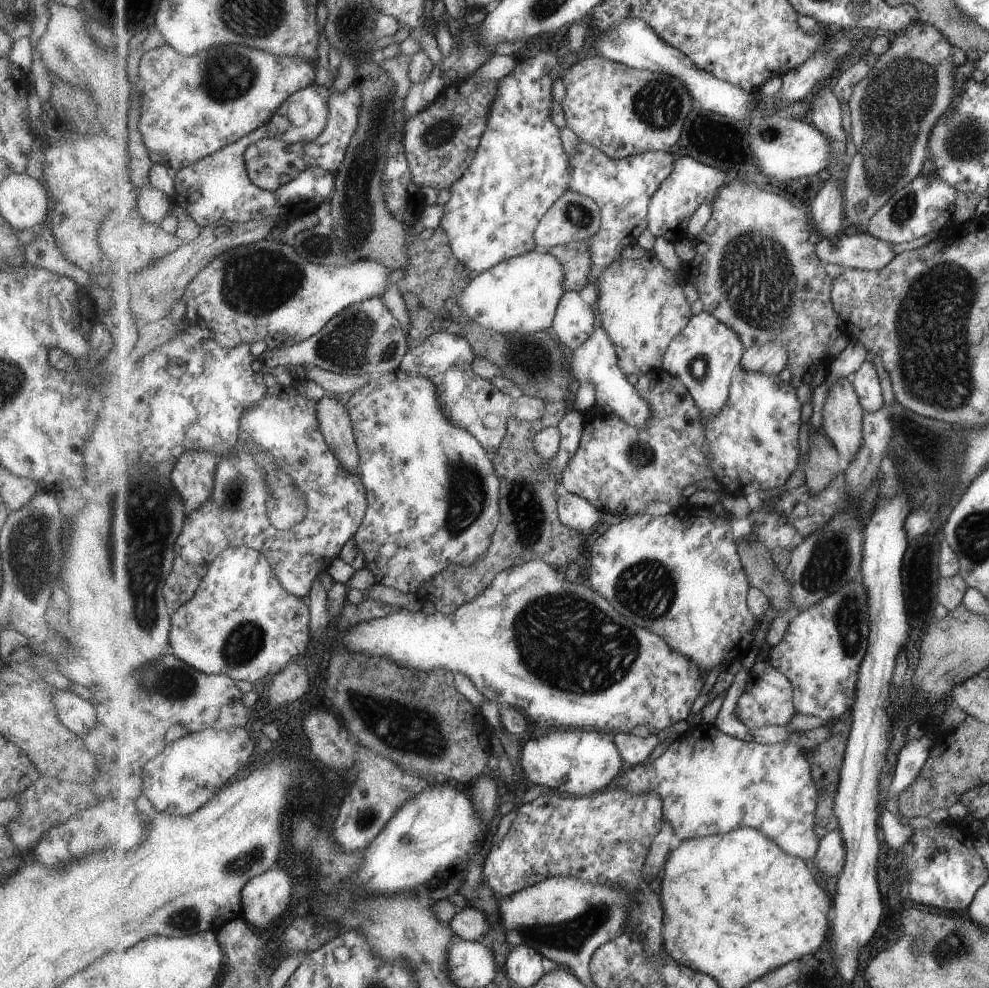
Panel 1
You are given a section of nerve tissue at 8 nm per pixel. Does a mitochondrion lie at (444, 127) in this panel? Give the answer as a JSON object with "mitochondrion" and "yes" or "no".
{"mitochondrion":"yes"}

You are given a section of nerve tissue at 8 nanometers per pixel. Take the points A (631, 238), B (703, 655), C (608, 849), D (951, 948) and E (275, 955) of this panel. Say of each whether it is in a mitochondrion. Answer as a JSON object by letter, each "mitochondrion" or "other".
{"A":"other","B":"other","C":"mitochondrion","D":"mitochondrion","E":"other"}

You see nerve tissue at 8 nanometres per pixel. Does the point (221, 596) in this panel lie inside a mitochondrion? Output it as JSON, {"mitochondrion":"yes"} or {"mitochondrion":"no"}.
{"mitochondrion":"no"}

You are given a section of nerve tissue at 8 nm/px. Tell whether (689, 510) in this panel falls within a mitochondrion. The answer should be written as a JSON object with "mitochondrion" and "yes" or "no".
{"mitochondrion":"no"}

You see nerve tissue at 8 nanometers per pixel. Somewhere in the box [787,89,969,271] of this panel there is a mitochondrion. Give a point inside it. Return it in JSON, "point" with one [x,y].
{"point":[904,208]}

